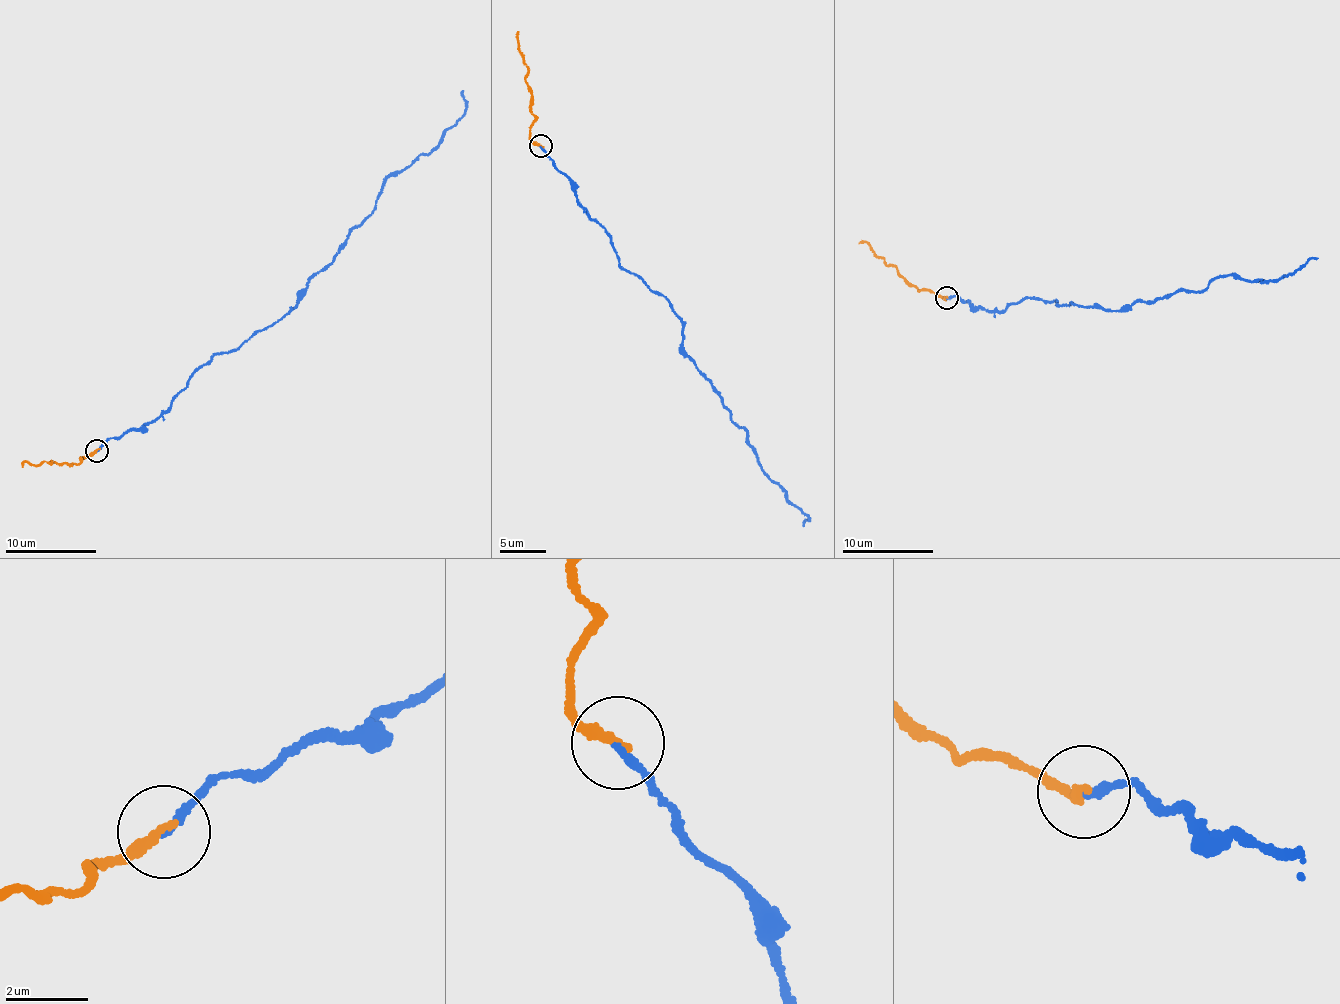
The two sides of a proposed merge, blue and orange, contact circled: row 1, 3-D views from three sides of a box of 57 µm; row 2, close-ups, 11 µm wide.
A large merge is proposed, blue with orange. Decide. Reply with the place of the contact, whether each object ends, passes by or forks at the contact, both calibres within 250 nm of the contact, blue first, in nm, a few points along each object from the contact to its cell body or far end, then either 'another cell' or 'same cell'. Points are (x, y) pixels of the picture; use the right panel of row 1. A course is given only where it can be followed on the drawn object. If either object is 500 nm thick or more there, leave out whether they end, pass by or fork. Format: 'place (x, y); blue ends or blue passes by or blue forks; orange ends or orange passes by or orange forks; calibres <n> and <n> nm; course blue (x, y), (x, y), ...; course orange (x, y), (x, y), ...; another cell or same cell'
place (946, 297); blue ends; orange ends; calibres 180 and 260 nm; course blue (946, 297), (992, 312), (1027, 298), (1123, 312), (1134, 303), (1202, 289), (1218, 277), (1275, 282), (1318, 259); course orange (946, 297), (916, 289), (893, 265), (876, 258), (868, 243), (859, 244); same cell

